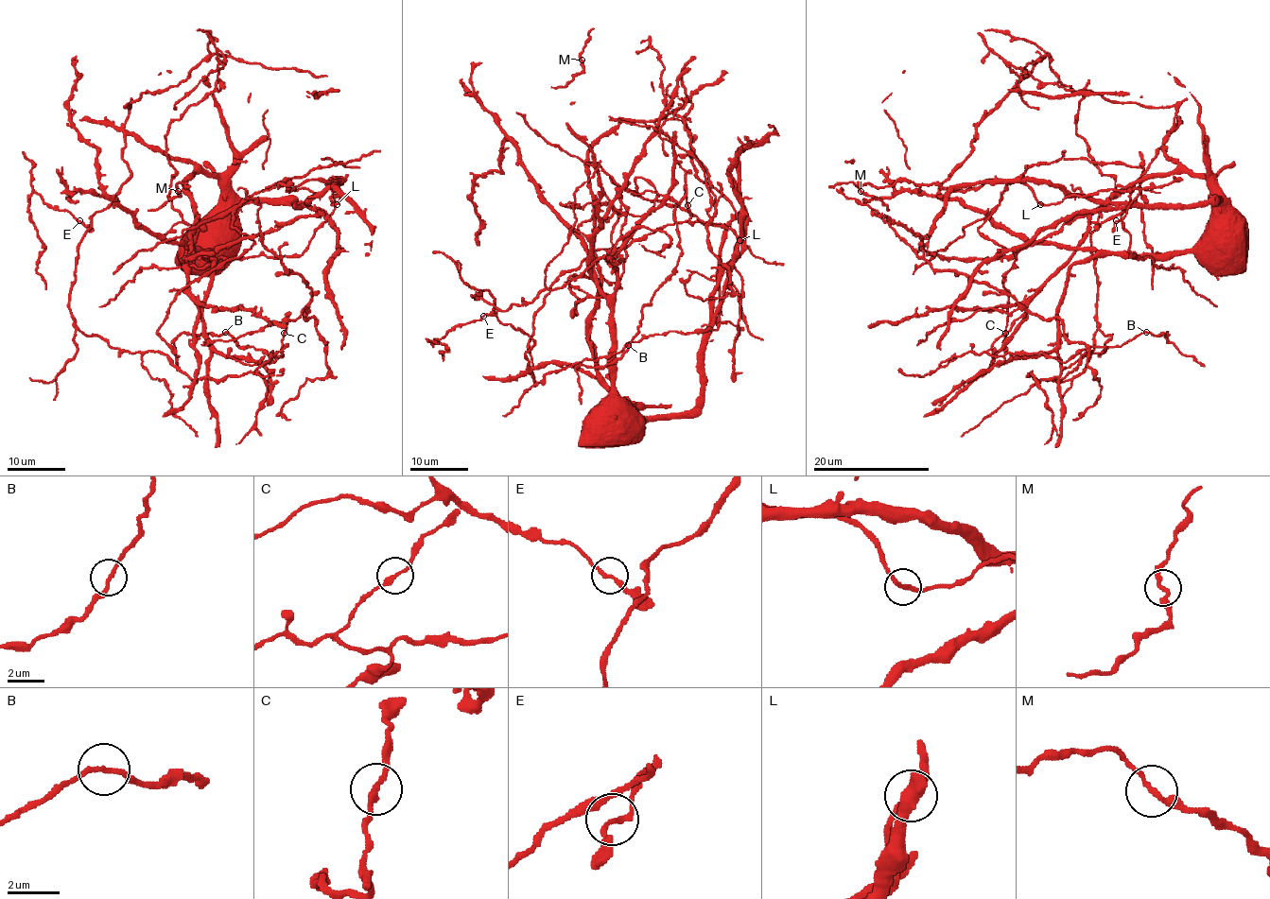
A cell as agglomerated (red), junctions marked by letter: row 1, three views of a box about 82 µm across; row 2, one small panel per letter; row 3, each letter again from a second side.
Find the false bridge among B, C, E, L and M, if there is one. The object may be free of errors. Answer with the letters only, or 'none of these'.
none of these

